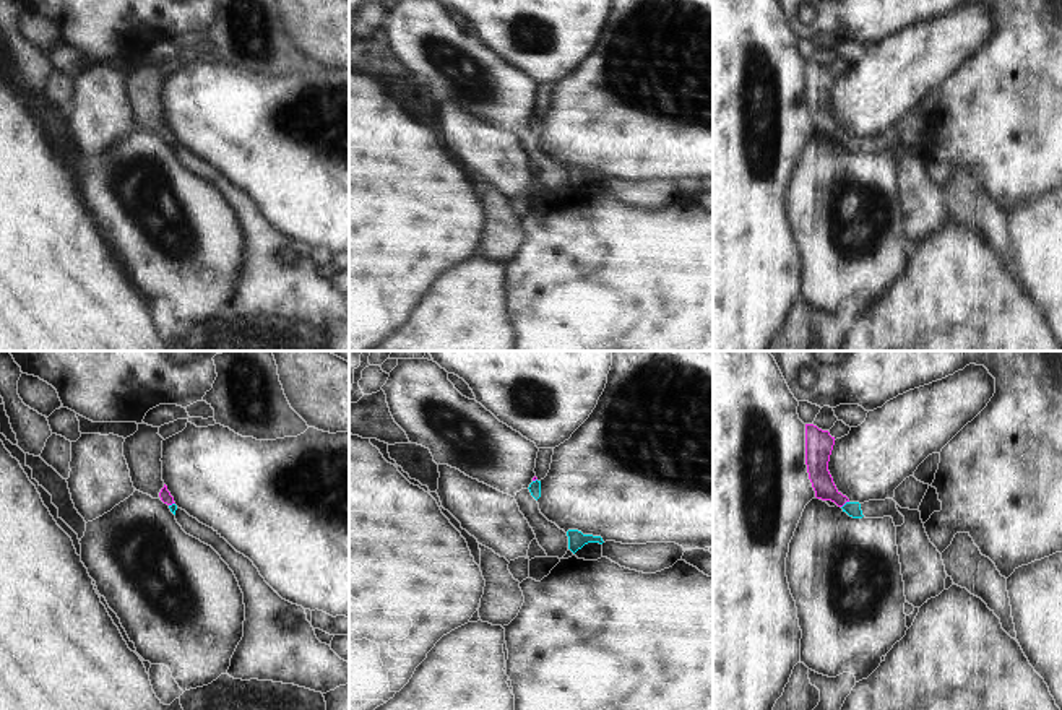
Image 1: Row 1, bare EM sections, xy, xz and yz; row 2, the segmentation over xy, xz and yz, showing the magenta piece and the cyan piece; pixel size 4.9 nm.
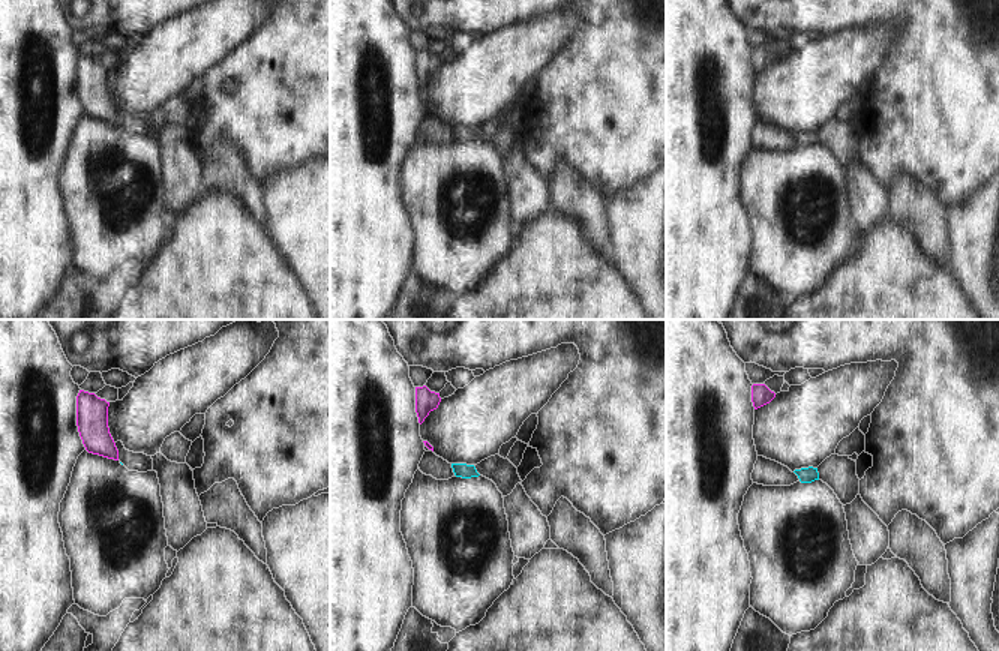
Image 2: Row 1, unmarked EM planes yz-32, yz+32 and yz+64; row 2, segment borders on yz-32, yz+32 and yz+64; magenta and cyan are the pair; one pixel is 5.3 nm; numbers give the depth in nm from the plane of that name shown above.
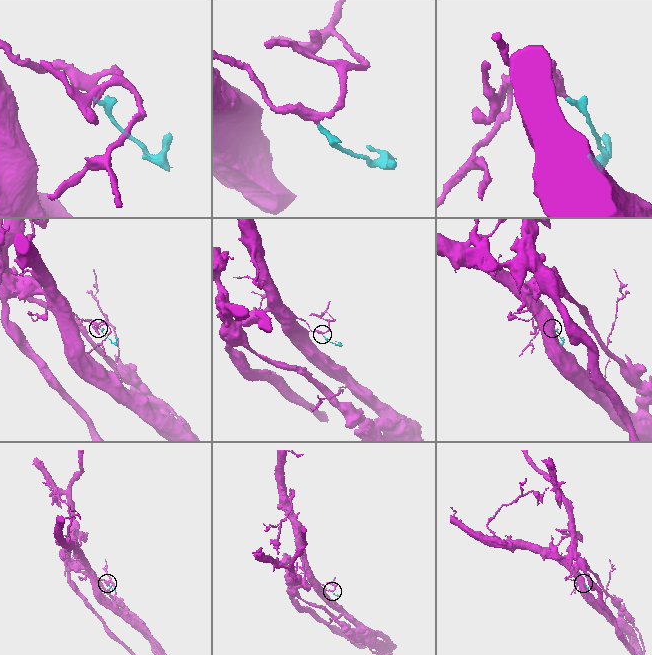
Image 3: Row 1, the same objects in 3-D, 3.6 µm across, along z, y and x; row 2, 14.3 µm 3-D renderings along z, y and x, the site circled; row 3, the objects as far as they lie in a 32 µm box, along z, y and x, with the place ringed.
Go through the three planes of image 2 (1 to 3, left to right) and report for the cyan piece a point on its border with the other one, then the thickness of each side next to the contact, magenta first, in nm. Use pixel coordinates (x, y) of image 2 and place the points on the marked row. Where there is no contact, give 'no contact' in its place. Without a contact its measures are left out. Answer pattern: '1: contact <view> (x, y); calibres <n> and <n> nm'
1: no contact
2: no contact
3: no contact

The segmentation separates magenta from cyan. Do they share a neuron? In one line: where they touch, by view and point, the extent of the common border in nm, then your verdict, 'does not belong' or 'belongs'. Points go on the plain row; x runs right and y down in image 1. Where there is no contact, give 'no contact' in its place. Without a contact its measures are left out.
yz (845, 138) | 50 nm | belongs

